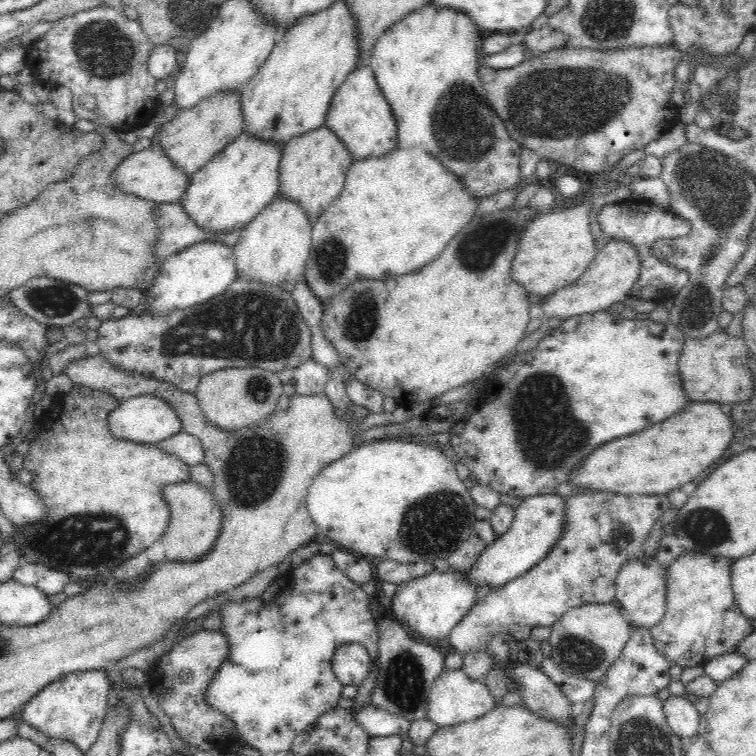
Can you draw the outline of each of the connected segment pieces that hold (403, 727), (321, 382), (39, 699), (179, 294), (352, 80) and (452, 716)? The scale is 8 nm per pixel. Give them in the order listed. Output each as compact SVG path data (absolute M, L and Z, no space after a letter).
M368 704L366 708L358 710L355 720L371 738L397 735L402 740L402 749L406 749L406 751L418 750L408 740L411 723L401 718L401 716L391 714L372 704Z
M312 359L275 372L284 384L291 383L296 393L306 396L322 394L329 379L329 370Z
M106 669L70 672L32 697L20 710L20 722L36 728L51 741L68 741L86 754L100 735L111 693Z
M198 242L192 244L181 252L172 254L164 264L153 281L153 284L145 292L145 309L154 317L165 317L171 312L190 308L226 291L237 280L234 254L231 247L220 242Z
M369 64L356 67L332 96L324 125L336 133L340 143L348 149L352 162L368 157L381 157L396 149L396 121L390 105L384 99Z
M445 669L432 685L426 719L437 727L455 726L473 722L494 708L494 697L485 683L472 681L462 669Z

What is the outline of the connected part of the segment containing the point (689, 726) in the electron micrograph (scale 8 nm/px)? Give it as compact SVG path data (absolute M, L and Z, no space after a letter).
M671 696L663 702L668 727L681 739L697 735L701 715L686 696Z

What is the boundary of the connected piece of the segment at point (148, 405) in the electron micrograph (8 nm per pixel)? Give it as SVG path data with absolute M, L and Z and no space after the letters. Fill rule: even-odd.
M154 395L133 396L119 401L118 406L114 406L114 410L108 412L106 421L108 421L108 429L114 437L153 446L156 442L182 431L182 423L180 423L178 415L172 411L172 407L164 399Z

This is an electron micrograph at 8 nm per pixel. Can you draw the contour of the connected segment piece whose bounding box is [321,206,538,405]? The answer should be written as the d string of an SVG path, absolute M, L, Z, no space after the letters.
M527 206L518 212L515 212L513 207L508 207L502 209L502 212L496 212L490 216L473 217L473 220L457 236L454 236L454 240L448 244L448 248L444 248L436 260L423 266L418 272L404 274L398 278L386 278L386 280L356 280L348 288L344 288L339 295L326 300L323 304L321 327L326 340L336 350L341 364L350 371L350 376L378 393L382 393L383 397L394 398L399 404L432 402L436 397L442 396L444 392L458 388L458 386L468 385L469 382L476 382L503 356L506 356L506 352L516 348L520 340L533 327L535 320L526 297L529 292L512 279L510 262L516 255L516 246L522 230L536 214L538 213L533 212Z

